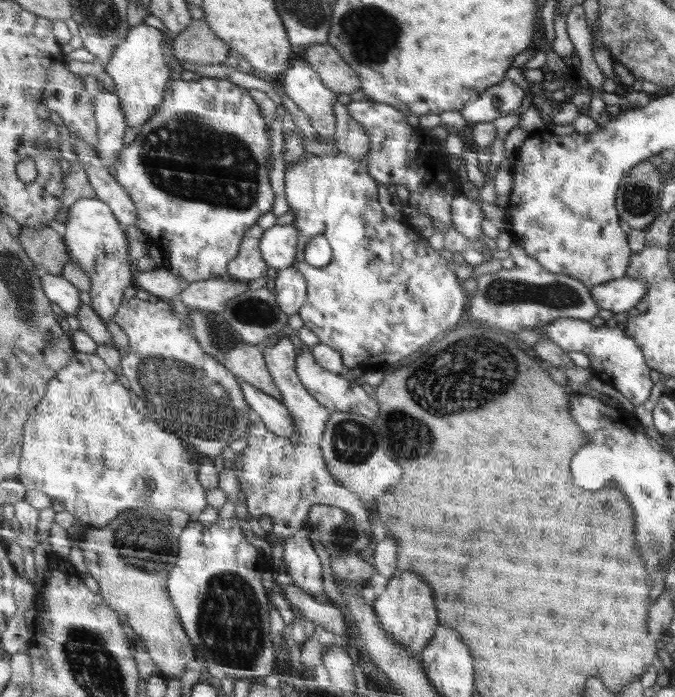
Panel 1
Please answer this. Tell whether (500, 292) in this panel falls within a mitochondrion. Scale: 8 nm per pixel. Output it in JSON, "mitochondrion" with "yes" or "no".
{"mitochondrion":"yes"}

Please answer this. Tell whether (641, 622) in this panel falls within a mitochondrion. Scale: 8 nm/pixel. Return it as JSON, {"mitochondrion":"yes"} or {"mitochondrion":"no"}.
{"mitochondrion":"no"}

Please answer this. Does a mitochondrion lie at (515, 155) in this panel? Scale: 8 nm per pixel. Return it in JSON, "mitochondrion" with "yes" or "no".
{"mitochondrion":"no"}

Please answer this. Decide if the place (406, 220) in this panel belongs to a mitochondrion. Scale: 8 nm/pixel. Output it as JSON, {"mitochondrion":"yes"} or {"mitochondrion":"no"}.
{"mitochondrion":"no"}

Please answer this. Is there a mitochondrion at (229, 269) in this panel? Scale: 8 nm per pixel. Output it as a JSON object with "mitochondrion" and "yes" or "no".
{"mitochondrion":"no"}

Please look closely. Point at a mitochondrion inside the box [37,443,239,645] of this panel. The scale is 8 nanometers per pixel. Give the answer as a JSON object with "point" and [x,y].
{"point":[134,530]}

